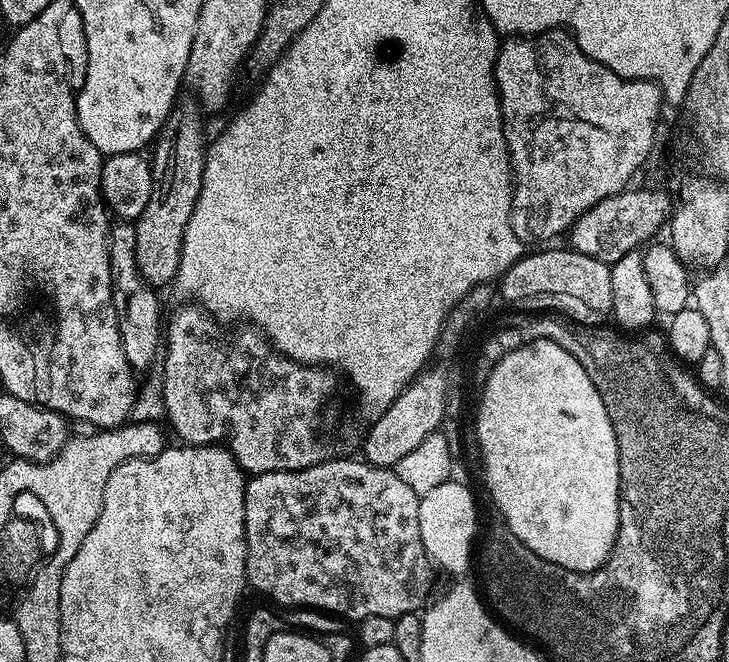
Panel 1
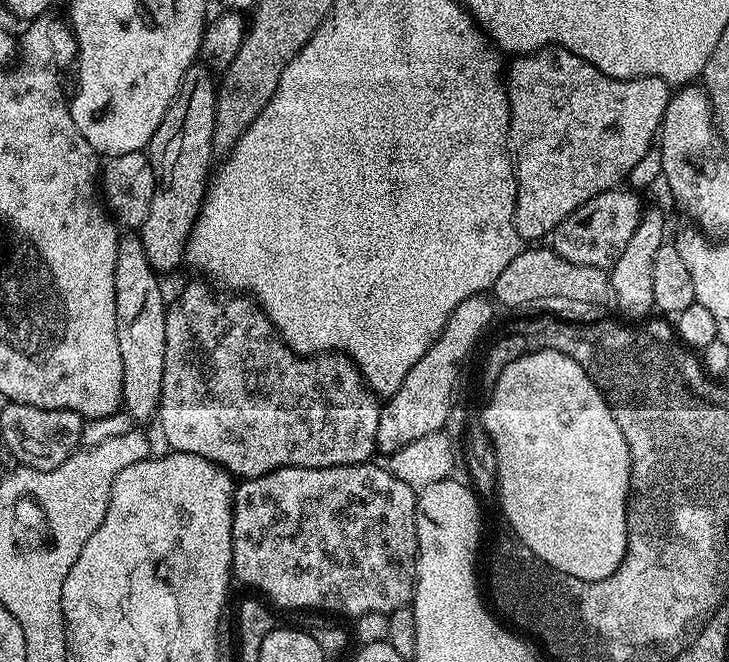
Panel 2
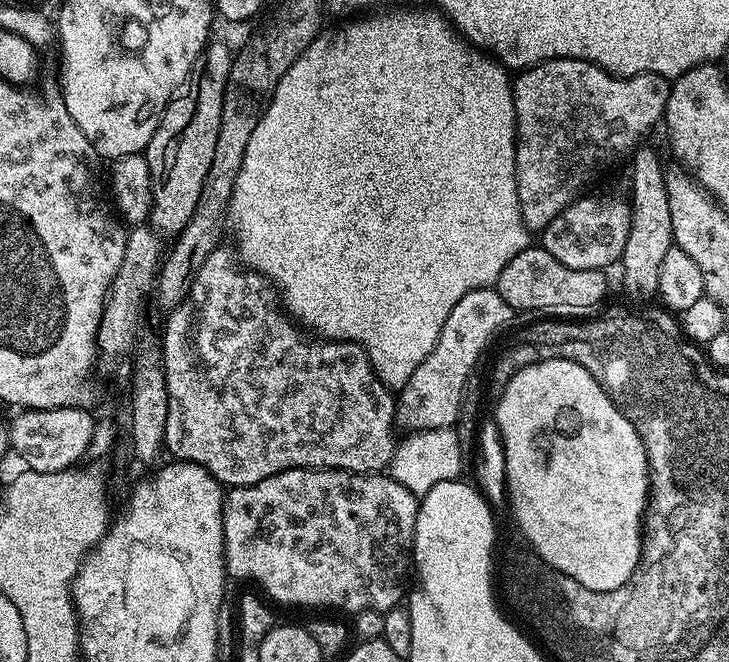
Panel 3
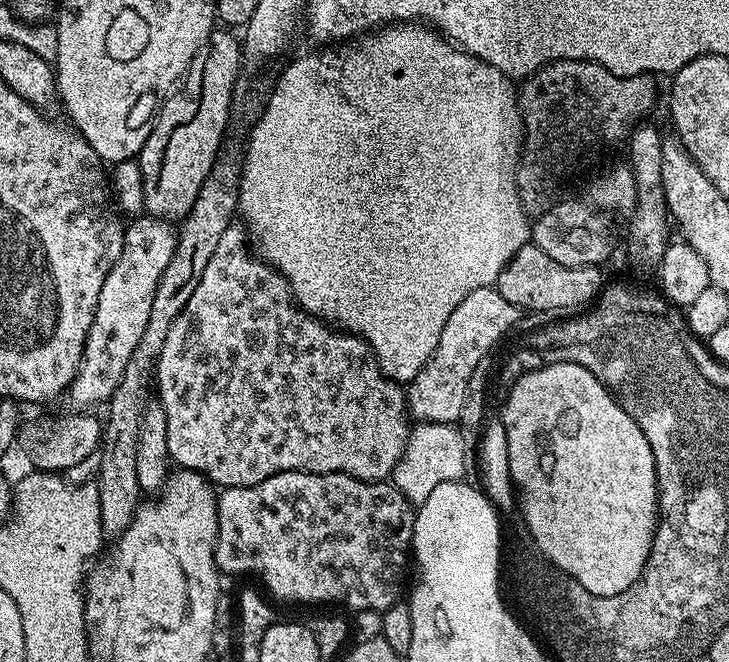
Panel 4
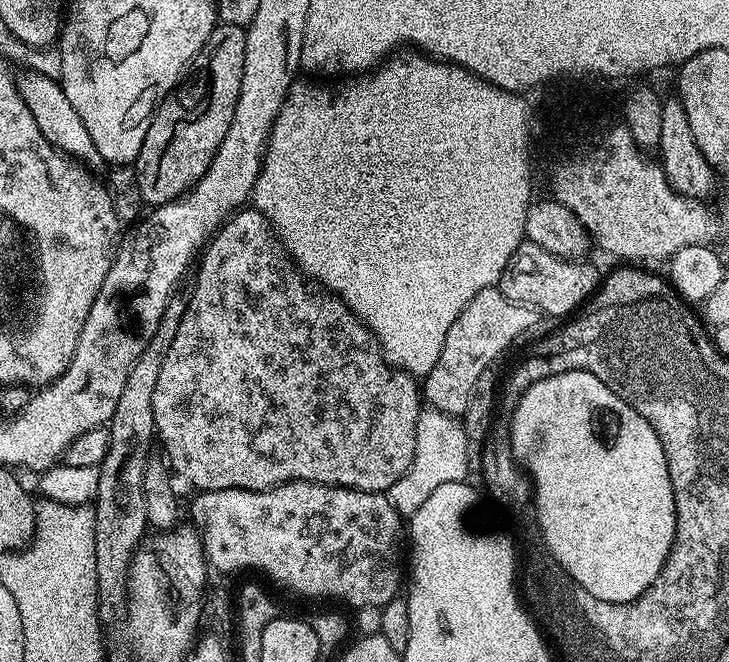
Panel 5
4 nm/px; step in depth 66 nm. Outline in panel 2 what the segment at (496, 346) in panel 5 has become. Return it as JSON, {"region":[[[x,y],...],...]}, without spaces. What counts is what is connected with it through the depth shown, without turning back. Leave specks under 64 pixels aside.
{"region":[[[481,294],[466,298],[452,311],[440,337],[430,350],[426,350],[426,354],[422,354],[422,358],[418,358],[418,362],[414,362],[410,374],[402,378],[402,386],[398,386],[398,390],[387,397],[381,407],[376,435],[377,453],[391,454],[402,450],[402,446],[410,446],[414,438],[426,438],[426,434],[445,431],[444,423],[454,405],[452,395],[456,392],[456,379],[460,376],[459,364],[471,354],[476,339],[491,322],[492,308],[493,301]]]}

